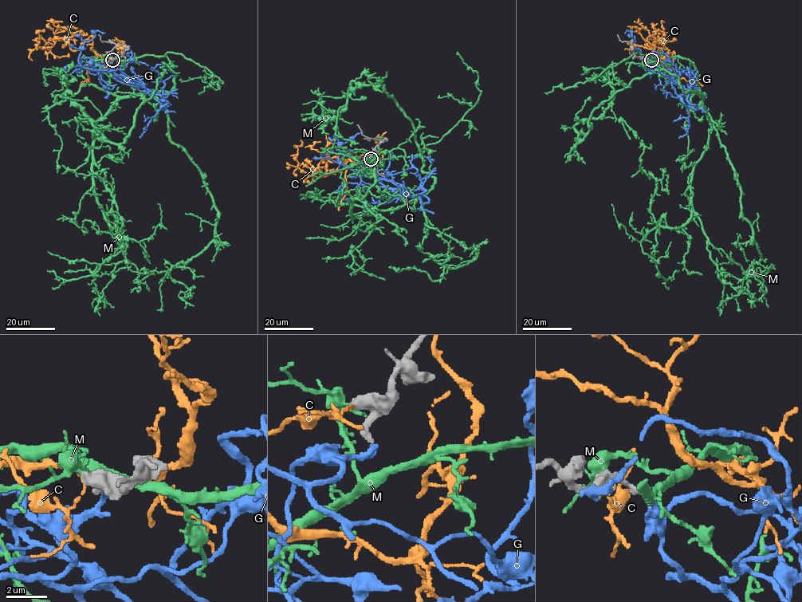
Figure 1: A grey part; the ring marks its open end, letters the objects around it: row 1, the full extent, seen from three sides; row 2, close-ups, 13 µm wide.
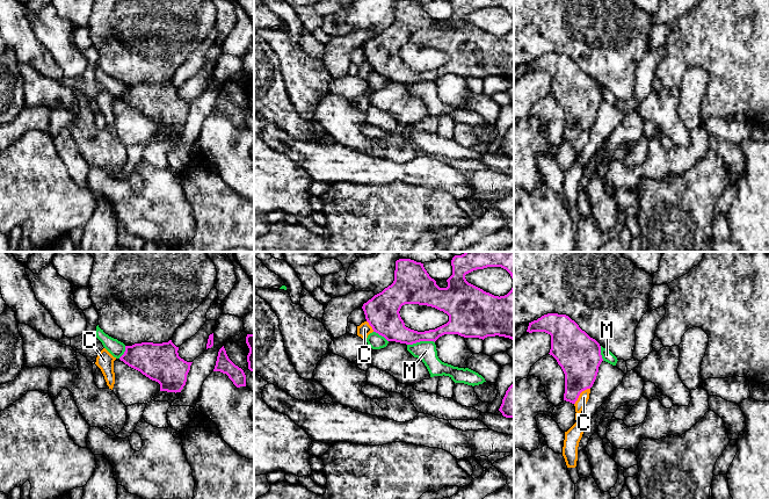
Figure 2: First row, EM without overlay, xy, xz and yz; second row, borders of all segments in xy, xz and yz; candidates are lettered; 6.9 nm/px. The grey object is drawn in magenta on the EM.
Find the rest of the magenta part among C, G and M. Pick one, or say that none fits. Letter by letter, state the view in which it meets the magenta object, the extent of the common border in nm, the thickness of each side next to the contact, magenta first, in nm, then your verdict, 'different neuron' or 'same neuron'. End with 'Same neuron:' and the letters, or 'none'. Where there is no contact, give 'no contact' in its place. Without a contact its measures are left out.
C: contact in yz; length 160 nm; calibres 280 and 70 nm; different neuron
G: no contact; same neuron
M: contact in xz; length 190 nm; calibres 190 and 140 nm; different neuron
Same neuron: G

